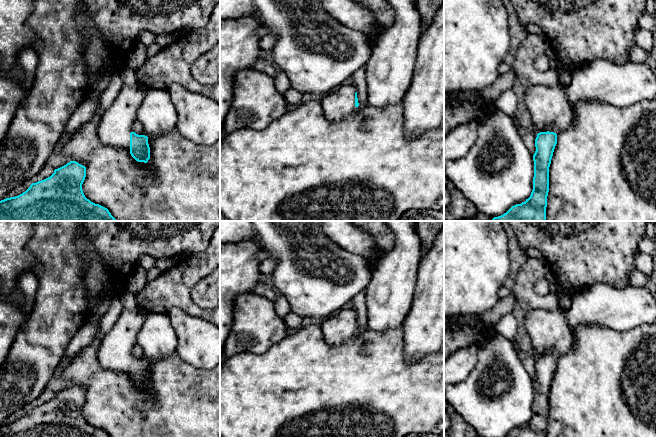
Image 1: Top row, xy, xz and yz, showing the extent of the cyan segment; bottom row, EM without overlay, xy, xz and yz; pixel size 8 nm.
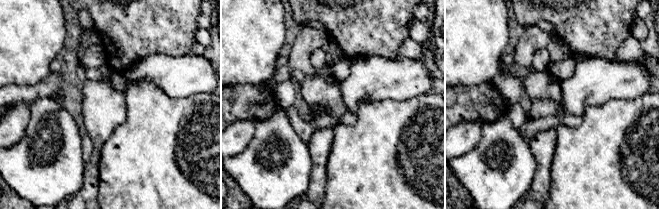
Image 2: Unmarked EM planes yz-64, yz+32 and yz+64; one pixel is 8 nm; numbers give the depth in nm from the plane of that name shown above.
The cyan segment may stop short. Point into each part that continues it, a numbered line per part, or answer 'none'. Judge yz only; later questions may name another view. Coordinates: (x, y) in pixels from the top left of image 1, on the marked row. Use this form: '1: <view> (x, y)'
1: yz (549, 107)

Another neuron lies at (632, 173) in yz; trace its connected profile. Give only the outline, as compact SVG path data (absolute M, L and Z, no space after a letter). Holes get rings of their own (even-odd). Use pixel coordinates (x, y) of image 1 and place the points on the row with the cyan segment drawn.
M656 99L643 100L625 107L592 100L576 104L574 126L558 134L551 159L546 221L656 221Z

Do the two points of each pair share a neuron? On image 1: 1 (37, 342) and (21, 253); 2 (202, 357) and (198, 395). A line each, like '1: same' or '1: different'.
1: different
2: different

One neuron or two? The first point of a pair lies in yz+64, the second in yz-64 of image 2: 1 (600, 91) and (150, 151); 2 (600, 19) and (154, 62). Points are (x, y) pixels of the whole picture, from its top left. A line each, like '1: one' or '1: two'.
1: two
2: two

